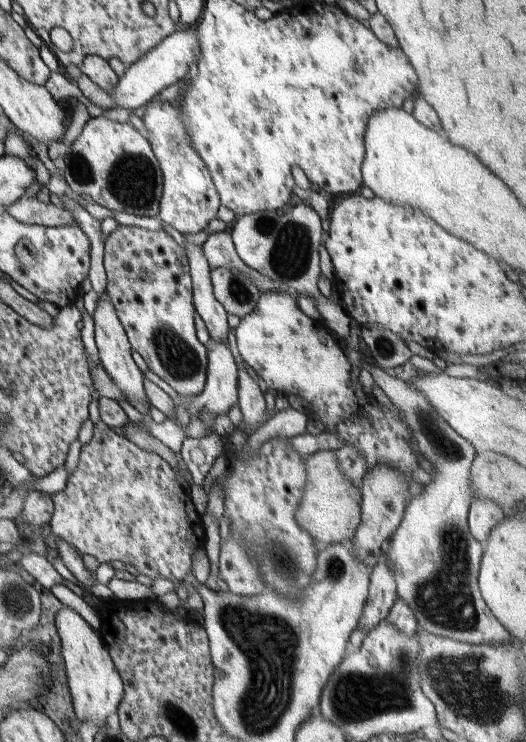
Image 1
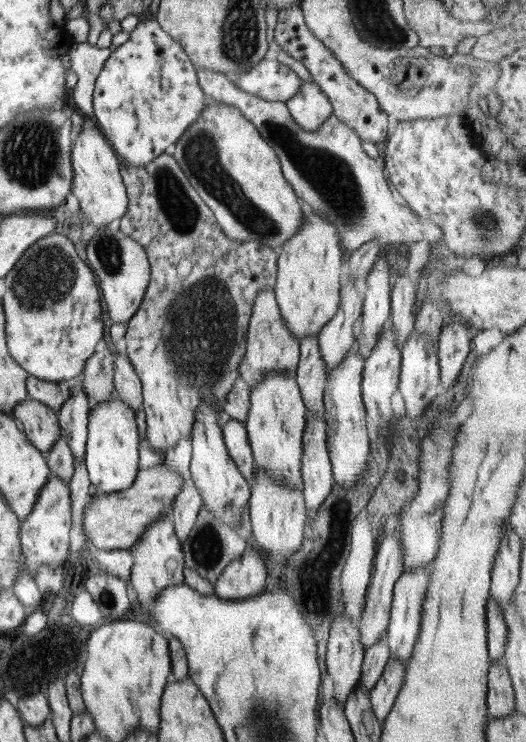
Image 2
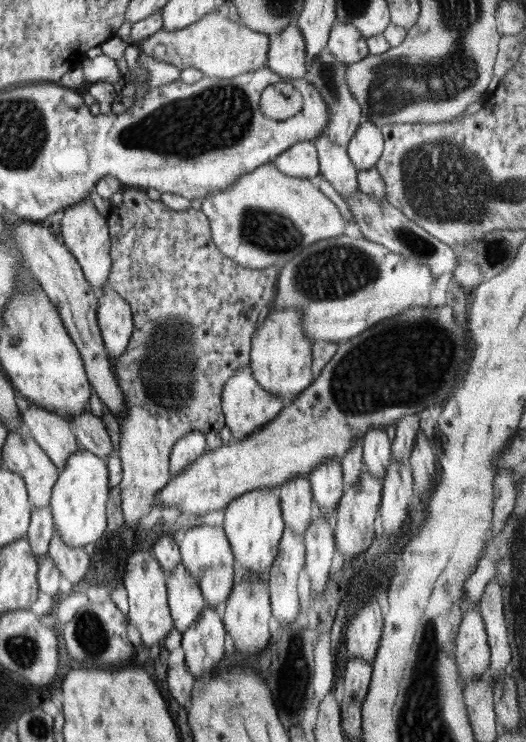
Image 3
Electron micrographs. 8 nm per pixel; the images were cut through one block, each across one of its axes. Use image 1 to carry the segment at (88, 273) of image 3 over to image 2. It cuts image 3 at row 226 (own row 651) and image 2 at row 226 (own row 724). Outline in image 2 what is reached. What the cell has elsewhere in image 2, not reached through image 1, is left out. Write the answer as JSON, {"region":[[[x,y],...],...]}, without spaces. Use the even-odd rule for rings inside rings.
{"region":[[[92,118],[85,119],[80,134],[73,141],[71,165],[73,168],[71,192],[79,200],[80,210],[86,217],[82,222],[89,222],[98,229],[108,226],[110,222],[120,222],[129,205],[127,190],[120,175],[120,162],[112,145]]]}

